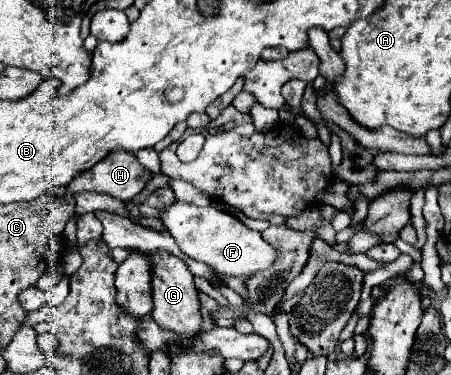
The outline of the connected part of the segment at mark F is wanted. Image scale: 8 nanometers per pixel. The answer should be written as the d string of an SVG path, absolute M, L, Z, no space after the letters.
M173 202L159 214L161 222L175 238L179 248L193 260L205 262L221 274L247 278L259 270L265 270L275 262L277 254L273 246L263 242L259 232L249 230L241 220L215 206L195 206L189 202Z

